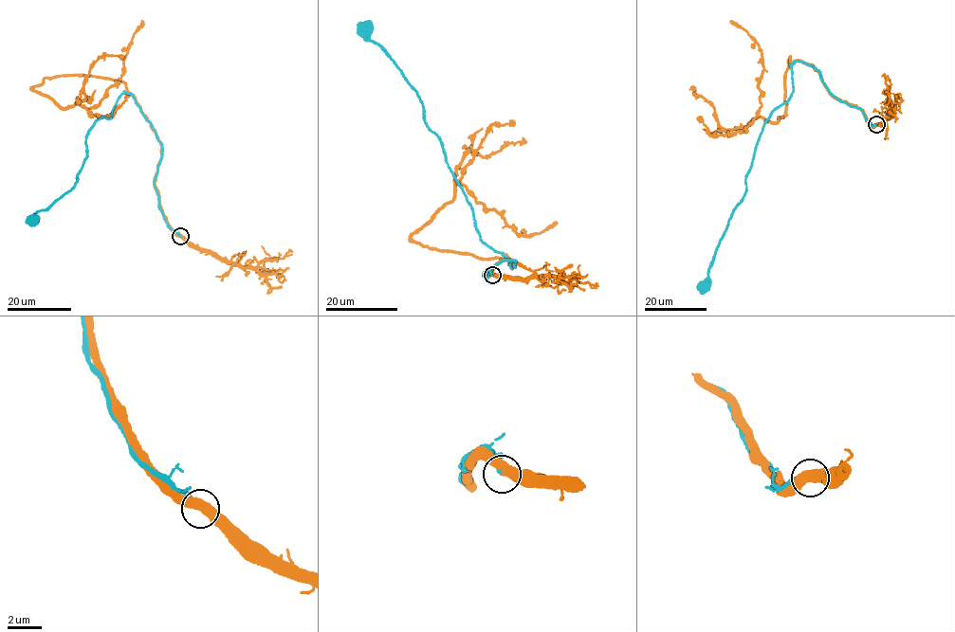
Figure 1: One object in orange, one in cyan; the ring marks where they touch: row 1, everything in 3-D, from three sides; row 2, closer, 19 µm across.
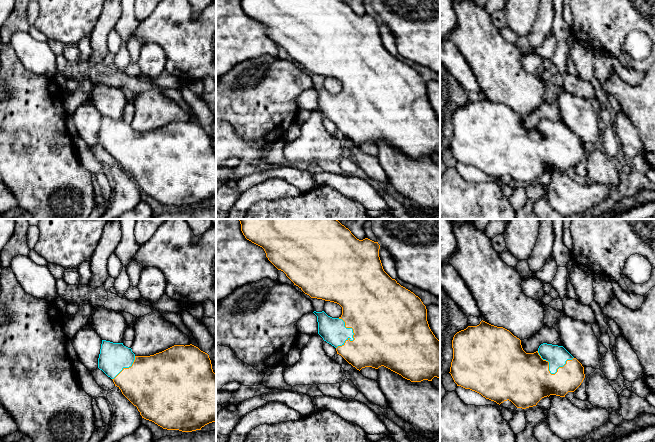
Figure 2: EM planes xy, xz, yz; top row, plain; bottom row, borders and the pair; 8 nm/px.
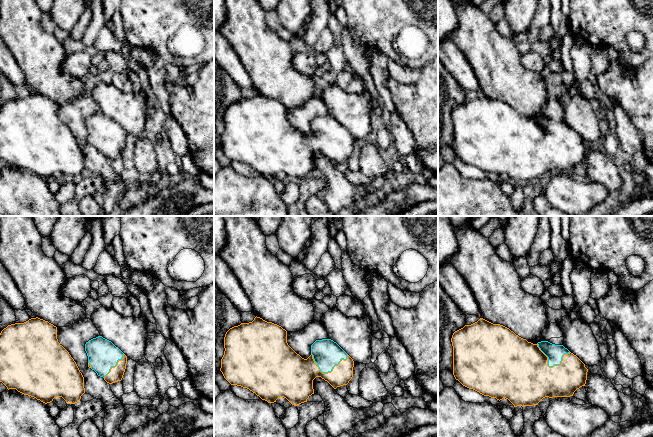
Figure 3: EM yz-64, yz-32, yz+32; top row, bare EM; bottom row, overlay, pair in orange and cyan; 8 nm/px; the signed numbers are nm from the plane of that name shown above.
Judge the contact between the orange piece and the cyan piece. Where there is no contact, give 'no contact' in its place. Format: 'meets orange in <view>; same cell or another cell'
meets orange in yz; same cell

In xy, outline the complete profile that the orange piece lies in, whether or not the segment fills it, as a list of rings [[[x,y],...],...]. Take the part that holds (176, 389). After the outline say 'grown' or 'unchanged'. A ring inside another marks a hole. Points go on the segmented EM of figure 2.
[[[102,340],[98,368],[110,377],[122,394],[137,407],[142,418],[152,421],[163,429],[192,432],[216,422],[216,374],[209,355],[198,347],[174,345],[150,356],[136,356],[123,343]]]; grown

